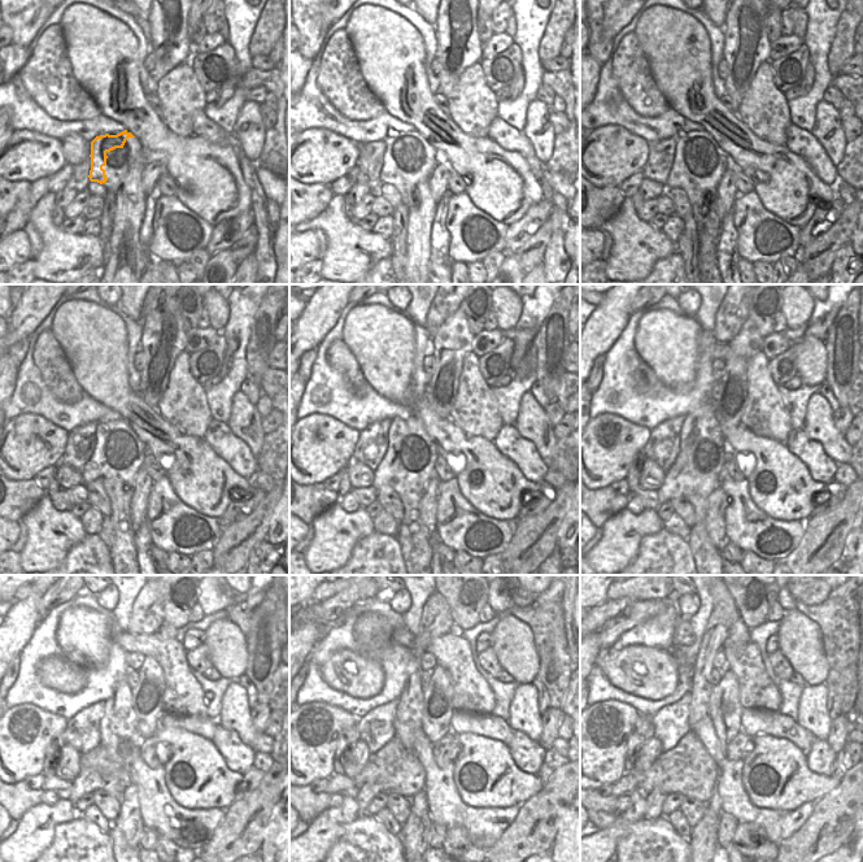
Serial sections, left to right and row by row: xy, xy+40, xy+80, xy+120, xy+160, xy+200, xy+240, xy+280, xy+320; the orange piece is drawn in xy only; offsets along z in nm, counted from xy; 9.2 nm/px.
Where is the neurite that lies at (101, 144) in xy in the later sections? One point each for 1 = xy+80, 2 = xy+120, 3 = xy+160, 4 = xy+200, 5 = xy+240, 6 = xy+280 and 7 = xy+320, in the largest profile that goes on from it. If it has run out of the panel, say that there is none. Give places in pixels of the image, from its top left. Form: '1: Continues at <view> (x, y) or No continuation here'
1: Continues at xy+80 (678, 175)
2: Continues at xy+120 (95, 466)
3: Continues at xy+160 (387, 466)
4: Continues at xy+200 (704, 416)
5: Continues at xy+240 (120, 705)
6: Continues at xy+280 (436, 621)
7: Continues at xy+320 (717, 631).

